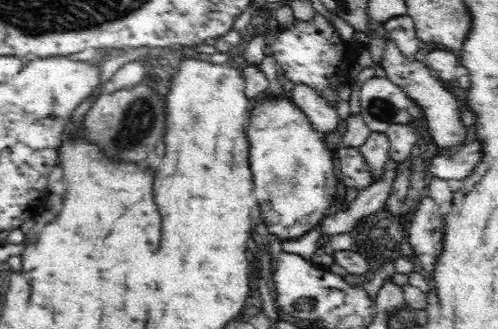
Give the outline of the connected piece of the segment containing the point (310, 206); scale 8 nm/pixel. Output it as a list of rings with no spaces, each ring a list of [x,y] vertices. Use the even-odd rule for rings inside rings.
[[[287,92],[286,98],[282,98],[282,100],[279,98],[278,100],[262,100],[249,114],[249,122],[250,124],[247,124],[245,132],[246,136],[248,136],[247,143],[250,144],[250,148],[248,148],[248,163],[250,163],[250,172],[252,172],[251,178],[254,179],[253,196],[255,200],[258,200],[258,204],[260,204],[260,212],[262,212],[262,218],[264,218],[264,222],[266,222],[266,228],[268,228],[268,232],[274,234],[278,240],[297,240],[316,226],[319,226],[319,222],[325,217],[324,214],[327,209],[332,206],[334,200],[336,200],[342,192],[340,177],[334,174],[334,164],[332,163],[333,156],[328,154],[330,151],[325,145],[323,134],[316,132],[312,128],[305,114],[289,100]]]

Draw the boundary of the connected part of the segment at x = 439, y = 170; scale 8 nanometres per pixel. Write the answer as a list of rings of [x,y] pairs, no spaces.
[[[468,142],[450,154],[434,156],[430,160],[429,172],[441,180],[464,180],[482,158],[480,142]]]

